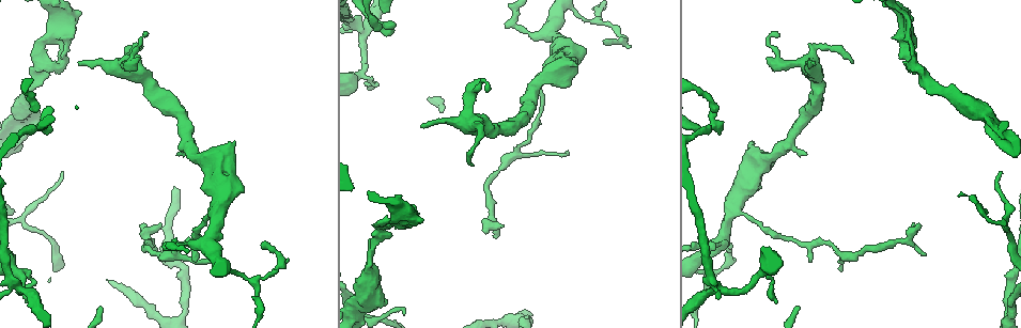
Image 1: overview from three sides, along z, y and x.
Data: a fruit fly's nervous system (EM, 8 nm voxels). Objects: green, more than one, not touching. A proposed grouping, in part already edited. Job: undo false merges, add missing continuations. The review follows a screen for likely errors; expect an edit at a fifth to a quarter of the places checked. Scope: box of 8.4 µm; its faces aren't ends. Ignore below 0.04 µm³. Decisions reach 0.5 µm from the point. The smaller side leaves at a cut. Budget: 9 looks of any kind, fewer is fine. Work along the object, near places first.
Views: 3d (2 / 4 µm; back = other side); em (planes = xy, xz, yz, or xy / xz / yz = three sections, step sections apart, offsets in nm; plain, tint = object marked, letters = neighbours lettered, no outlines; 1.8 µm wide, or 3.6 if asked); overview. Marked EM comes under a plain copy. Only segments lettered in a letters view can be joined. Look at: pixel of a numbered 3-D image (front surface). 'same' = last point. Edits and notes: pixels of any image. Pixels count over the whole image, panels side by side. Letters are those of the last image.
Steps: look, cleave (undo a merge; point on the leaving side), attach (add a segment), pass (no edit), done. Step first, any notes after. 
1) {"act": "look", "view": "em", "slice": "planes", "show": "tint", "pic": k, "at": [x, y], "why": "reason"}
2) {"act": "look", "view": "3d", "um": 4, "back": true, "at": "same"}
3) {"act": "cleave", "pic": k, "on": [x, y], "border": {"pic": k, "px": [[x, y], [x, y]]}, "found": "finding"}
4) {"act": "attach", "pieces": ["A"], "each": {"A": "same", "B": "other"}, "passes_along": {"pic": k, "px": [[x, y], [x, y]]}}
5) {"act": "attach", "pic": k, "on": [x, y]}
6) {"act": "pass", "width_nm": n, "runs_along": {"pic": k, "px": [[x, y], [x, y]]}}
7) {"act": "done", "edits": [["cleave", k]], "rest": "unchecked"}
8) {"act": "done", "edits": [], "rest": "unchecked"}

{"act": "look", "view": "em", "um": 3.6, "slice": "planes", "show": "letters", "pic": 1, "at": [379, 299], "why": "an open end"}

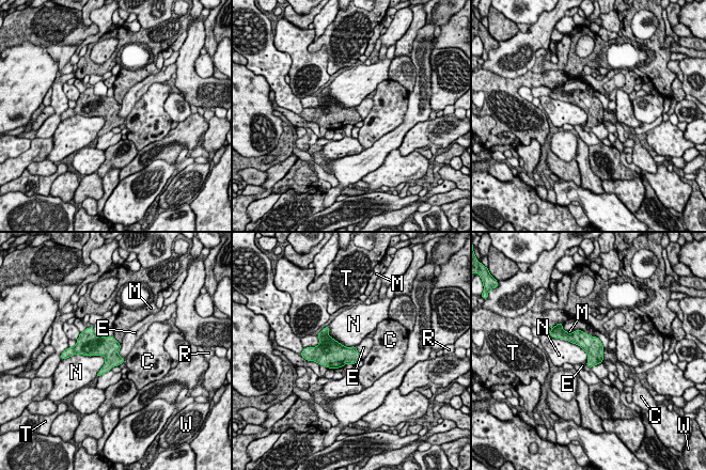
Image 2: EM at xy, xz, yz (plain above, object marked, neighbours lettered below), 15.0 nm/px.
{"act": "pass", "each": {"C": "other", "E": "other", "M": "other", "N": "other", "R": "other", "T": "other", "W": "other"}, "border": {"pic": 2, "px": [[76, 354], [102, 356], [106, 360]]}, "found": "none of them fits"}

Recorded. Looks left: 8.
{"act": "look", "view": "em", "slice": "planes", "show": "letters", "pic": 1, "at": [63, 63]}

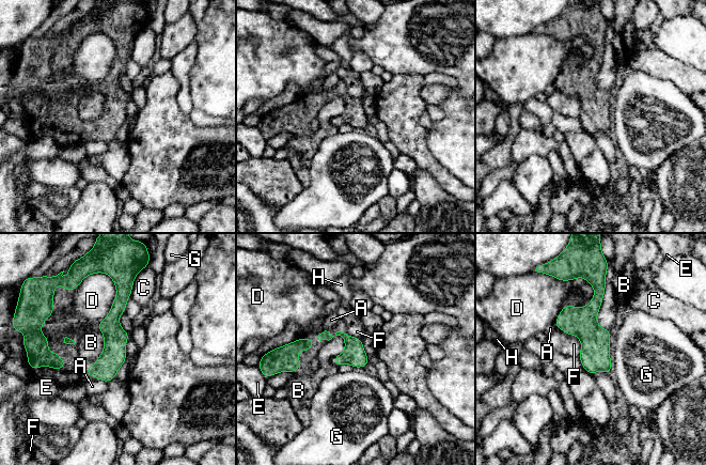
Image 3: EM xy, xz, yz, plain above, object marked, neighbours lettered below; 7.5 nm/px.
{"act": "pass", "each": {"A": "other", "B": "other", "C": "other", "D": "other", "E": "other", "F": "other", "G": "other", "H": "other"}, "runs_along": {"pic": 3, "px": [[122, 289], [112, 355], [92, 375]]}, "found": "all the same neuron"}

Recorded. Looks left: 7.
{"act": "look", "view": "3d", "um": 4, "pic": 1, "at": [815, 61], "why": "thin end"}

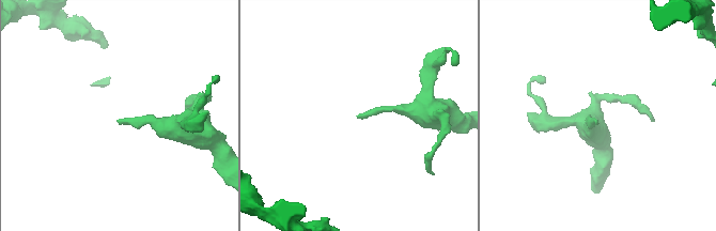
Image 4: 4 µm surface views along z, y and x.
{"act": "look", "view": "em", "slice": "planes", "show": "tint", "pic": 4, "at": [359, 117]}

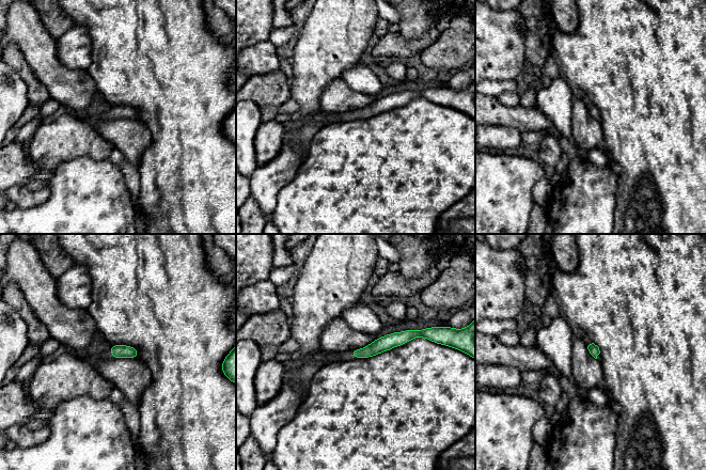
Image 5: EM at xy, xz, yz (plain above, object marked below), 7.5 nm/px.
{"act": "look", "view": "em", "slice": "planes", "show": "letters", "at": "same", "why": "what lies round it"}

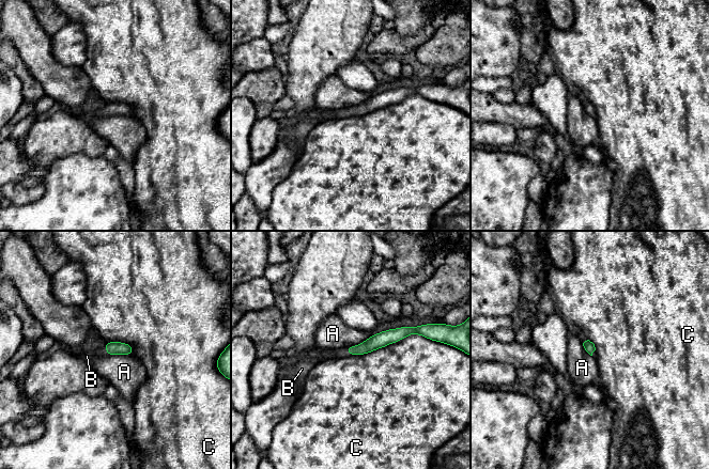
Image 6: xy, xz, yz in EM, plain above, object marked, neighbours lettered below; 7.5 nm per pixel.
{"act": "attach", "pieces": ["B"], "each": {"A": "other", "B": "same", "C": "other"}, "passes_along": {"pic": 6, "px": [[111, 347], [105, 349], [87, 356]]}, "found": "it goes on there"}

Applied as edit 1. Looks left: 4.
{"act": "look", "view": "3d", "um": 2, "pic": 1, "at": [387, 25], "why": "sharp bend"}

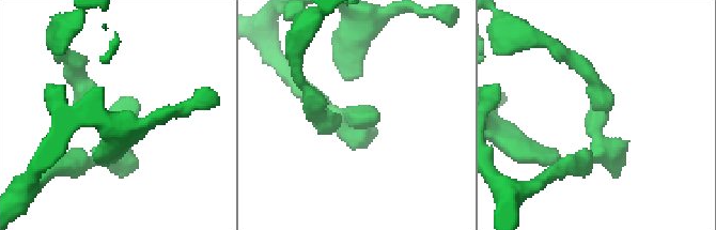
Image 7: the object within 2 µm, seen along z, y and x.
{"act": "look", "view": "em", "slice": "planes", "show": "letters", "pic": 7, "at": [352, 119], "why": "shape alone is not enough"}

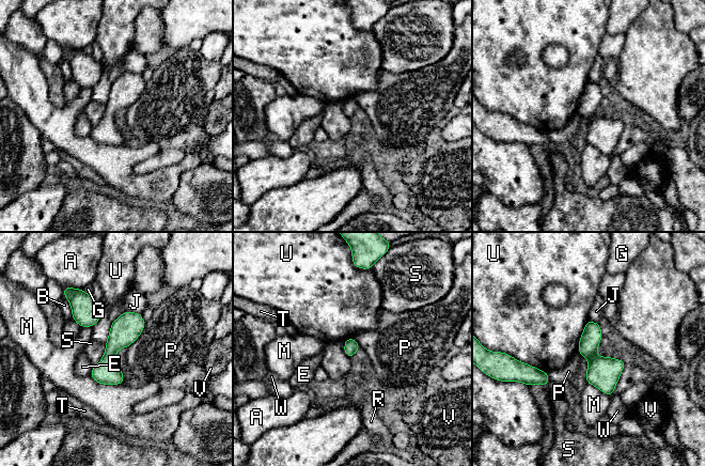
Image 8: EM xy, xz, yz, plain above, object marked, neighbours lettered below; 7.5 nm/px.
{"act": "pass", "each": {"A": "other", "B": "other", "E": "other", "G": "other", "J": "other", "M": "other", "P": "other", "R": "other", "S": "other", "T": "other", "U": "other", "V": "other", "W": "other"}, "border": {"pic": 8, "px": [[105, 343], [105, 353], [93, 367]]}, "found": "continuous, no second neuron"}

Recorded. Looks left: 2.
{"act": "done", "edits": [["attach", 6]], "rest": "unchecked"}

